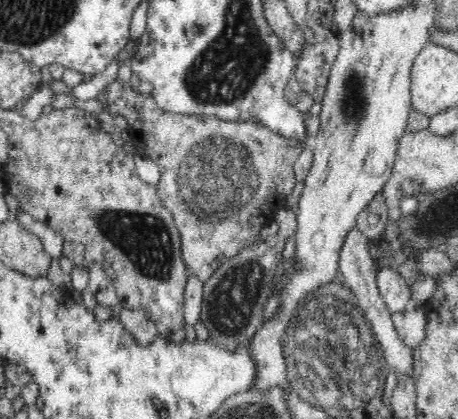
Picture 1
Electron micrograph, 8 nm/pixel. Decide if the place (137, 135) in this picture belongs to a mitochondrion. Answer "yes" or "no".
no

